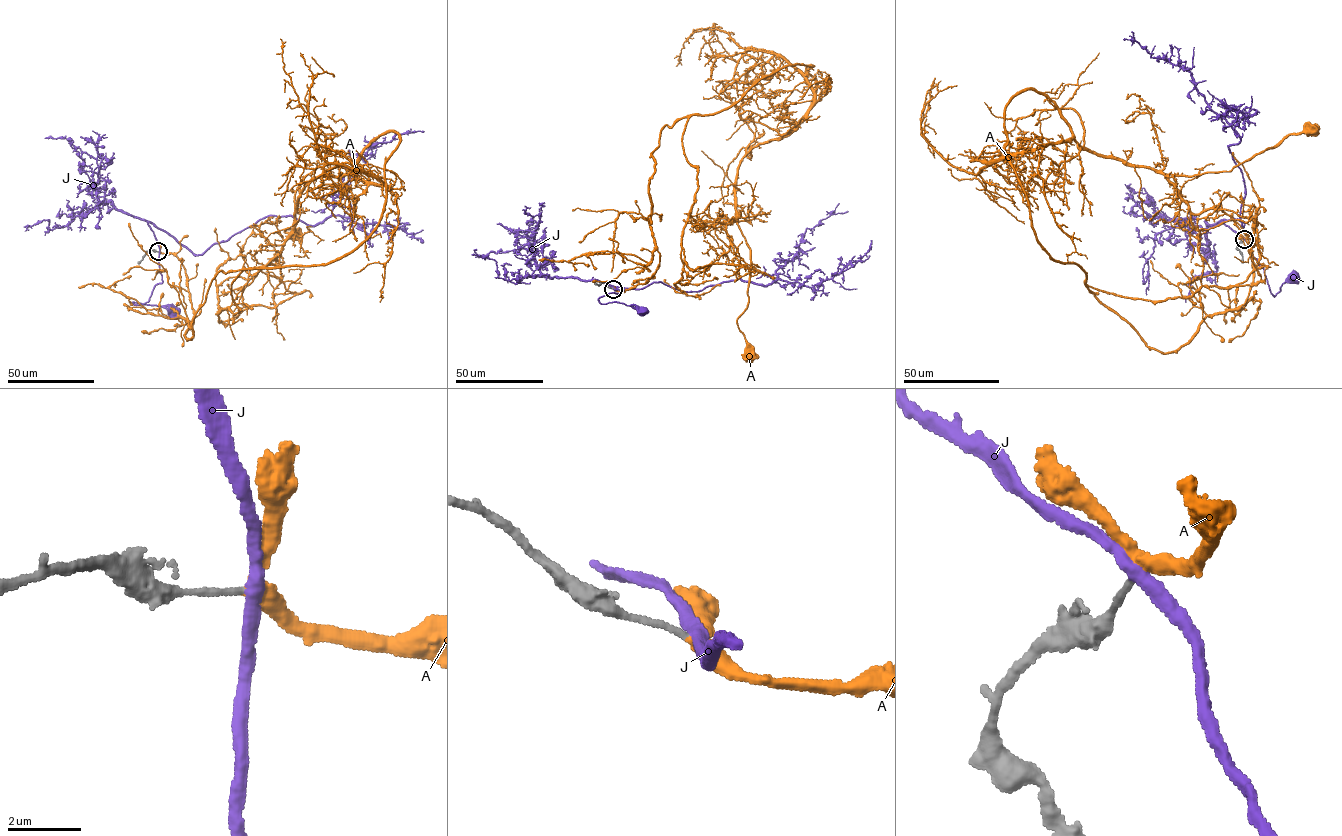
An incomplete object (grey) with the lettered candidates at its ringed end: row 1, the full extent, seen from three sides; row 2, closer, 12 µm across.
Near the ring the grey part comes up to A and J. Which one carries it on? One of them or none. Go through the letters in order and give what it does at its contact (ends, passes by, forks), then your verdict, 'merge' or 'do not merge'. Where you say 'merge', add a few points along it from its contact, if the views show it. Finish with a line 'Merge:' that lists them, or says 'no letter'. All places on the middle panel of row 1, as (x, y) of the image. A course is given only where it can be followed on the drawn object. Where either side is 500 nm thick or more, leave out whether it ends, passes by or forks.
A: it passes by; merge; course (613, 289), (657, 267), (650, 153), (687, 117), (689, 214), (737, 214), (750, 250), (750, 355)
J: it passes by; do not merge
Merge: A

